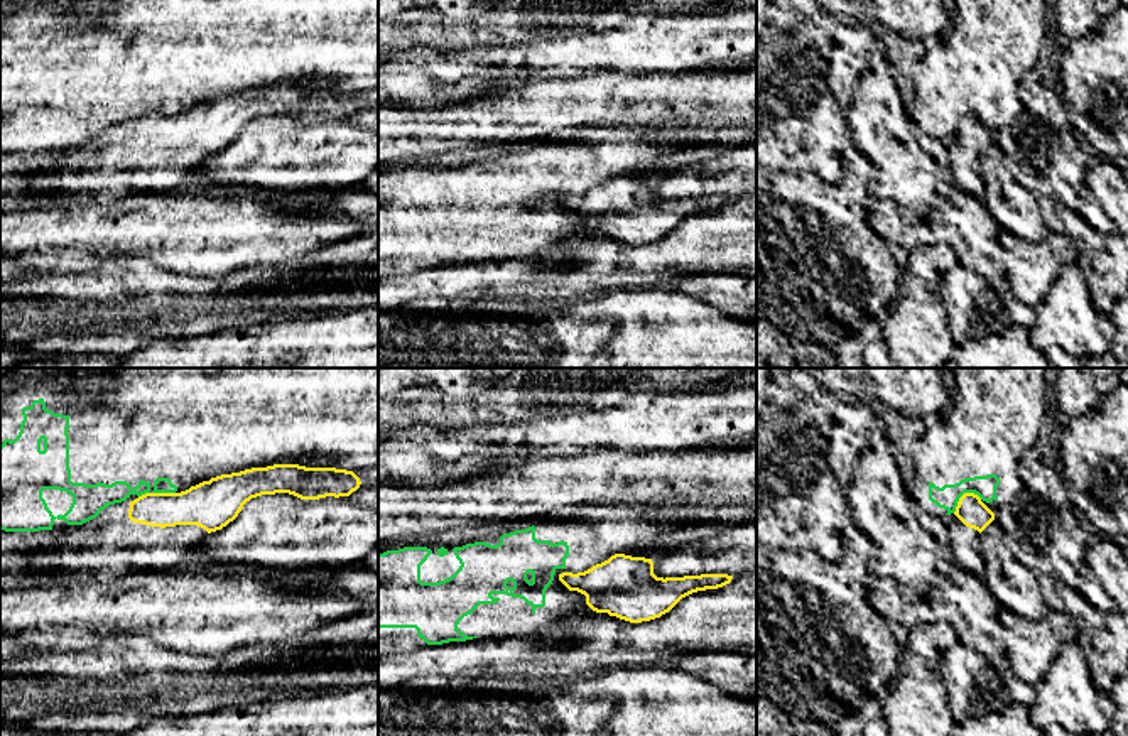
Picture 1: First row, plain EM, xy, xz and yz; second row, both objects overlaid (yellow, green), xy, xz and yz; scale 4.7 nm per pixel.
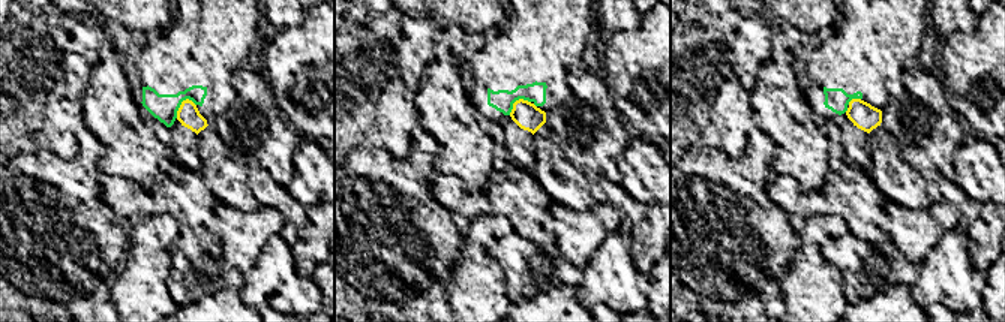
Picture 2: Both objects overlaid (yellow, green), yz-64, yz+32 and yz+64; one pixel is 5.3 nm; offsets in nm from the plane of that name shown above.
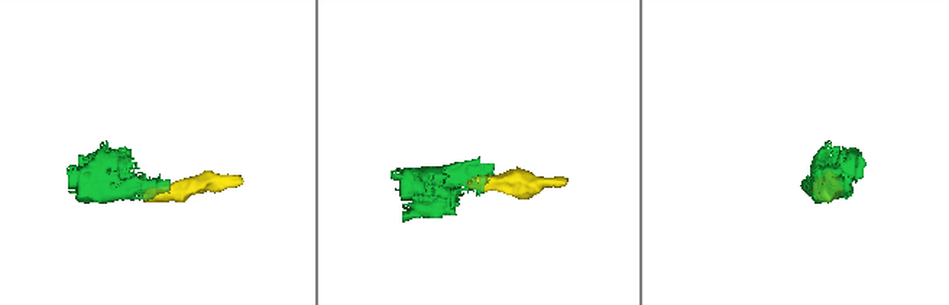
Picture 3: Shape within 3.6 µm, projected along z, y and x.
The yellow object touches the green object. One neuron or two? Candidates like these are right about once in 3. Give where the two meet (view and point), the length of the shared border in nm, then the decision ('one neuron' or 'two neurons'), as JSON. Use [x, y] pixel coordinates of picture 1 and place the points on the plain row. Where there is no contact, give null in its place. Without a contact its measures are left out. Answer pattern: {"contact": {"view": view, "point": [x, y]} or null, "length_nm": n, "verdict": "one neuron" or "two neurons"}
{"contact": {"view": "yz", "point": [963, 117]}, "length_nm": 160, "verdict": "two neurons"}

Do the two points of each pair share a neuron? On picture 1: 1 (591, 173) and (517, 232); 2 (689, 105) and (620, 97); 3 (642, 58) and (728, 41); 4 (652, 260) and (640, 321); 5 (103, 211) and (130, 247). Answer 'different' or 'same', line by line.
1: same
2: same
3: same
4: different
5: same

